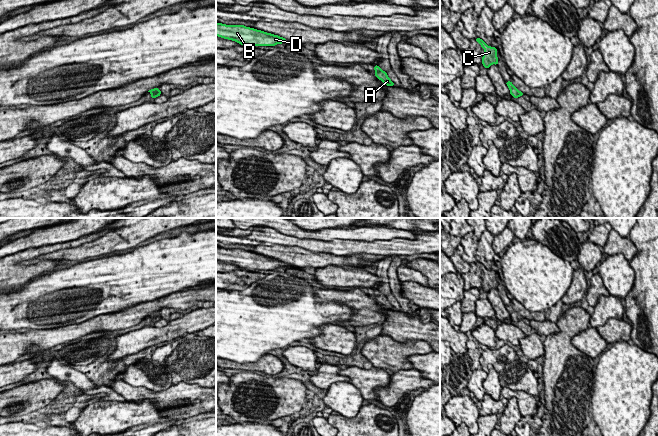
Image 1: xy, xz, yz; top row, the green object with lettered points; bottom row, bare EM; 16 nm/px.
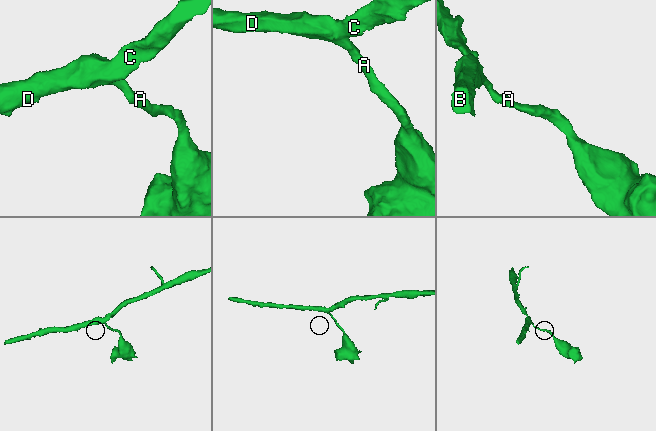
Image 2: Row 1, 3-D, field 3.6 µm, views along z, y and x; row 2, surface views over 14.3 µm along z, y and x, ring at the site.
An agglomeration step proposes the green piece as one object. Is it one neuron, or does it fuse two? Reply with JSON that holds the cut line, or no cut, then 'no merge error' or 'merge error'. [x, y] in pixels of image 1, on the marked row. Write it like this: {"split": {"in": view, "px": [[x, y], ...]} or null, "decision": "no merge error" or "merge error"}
{"split": null, "decision": "no merge error"}

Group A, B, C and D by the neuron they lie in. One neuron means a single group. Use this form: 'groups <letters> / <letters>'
groups A B C D

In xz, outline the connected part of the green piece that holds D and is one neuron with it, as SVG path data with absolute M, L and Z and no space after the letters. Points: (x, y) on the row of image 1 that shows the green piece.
M216 23L216 36L247 46L275 46L287 40L278 35L267 33L244 25Z

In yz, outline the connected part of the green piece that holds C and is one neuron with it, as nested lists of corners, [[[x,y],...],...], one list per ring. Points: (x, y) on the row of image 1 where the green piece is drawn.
[[[475,39],[485,50],[482,57],[483,66],[488,69],[492,64],[498,65],[497,48],[488,46],[482,39]]]

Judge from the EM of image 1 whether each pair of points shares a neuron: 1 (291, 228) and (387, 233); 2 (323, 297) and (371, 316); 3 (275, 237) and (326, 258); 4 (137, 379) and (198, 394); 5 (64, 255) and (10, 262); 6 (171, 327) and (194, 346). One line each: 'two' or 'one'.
1: one
2: one
3: two
4: two
5: two
6: two

